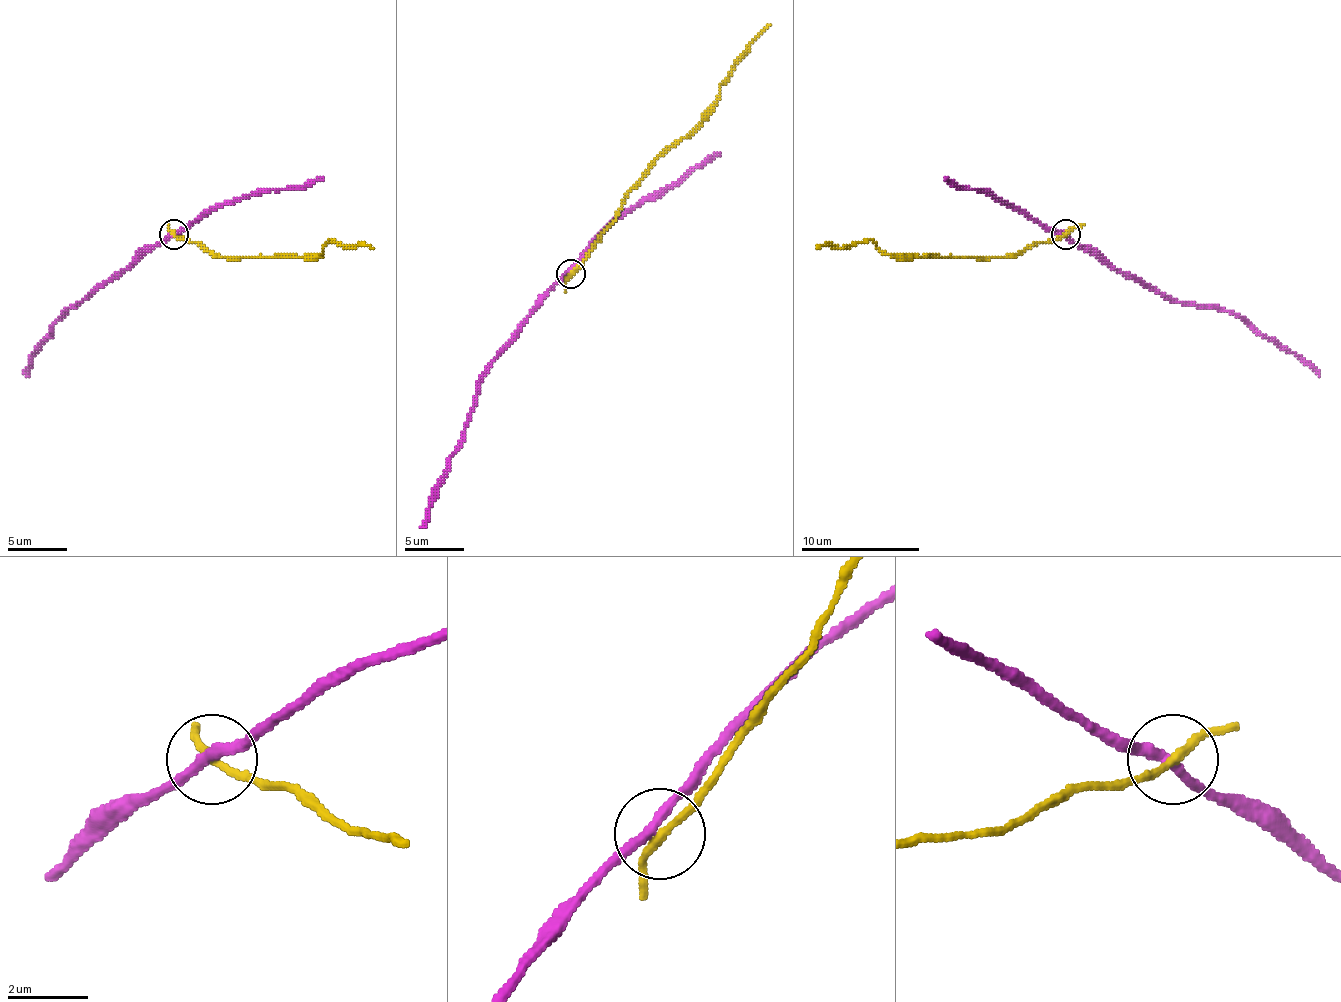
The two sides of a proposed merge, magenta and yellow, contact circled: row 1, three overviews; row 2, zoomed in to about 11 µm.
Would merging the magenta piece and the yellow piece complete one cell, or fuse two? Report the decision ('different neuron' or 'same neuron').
different neuron

